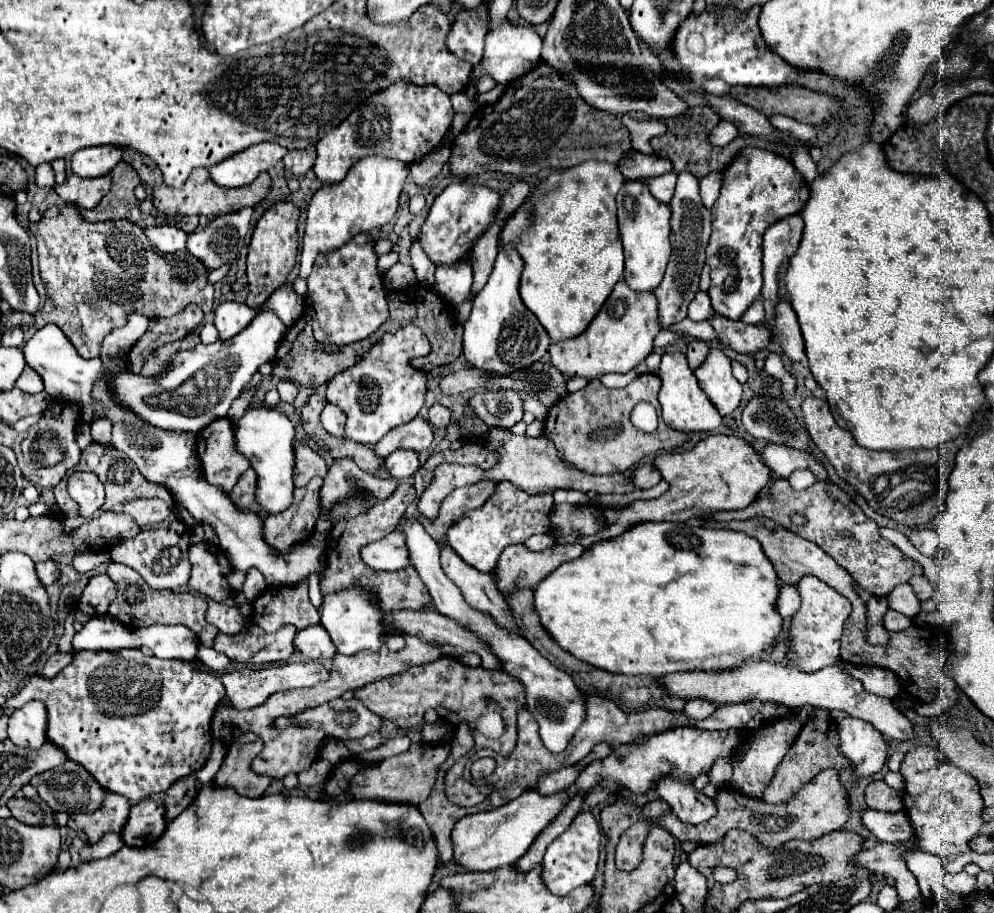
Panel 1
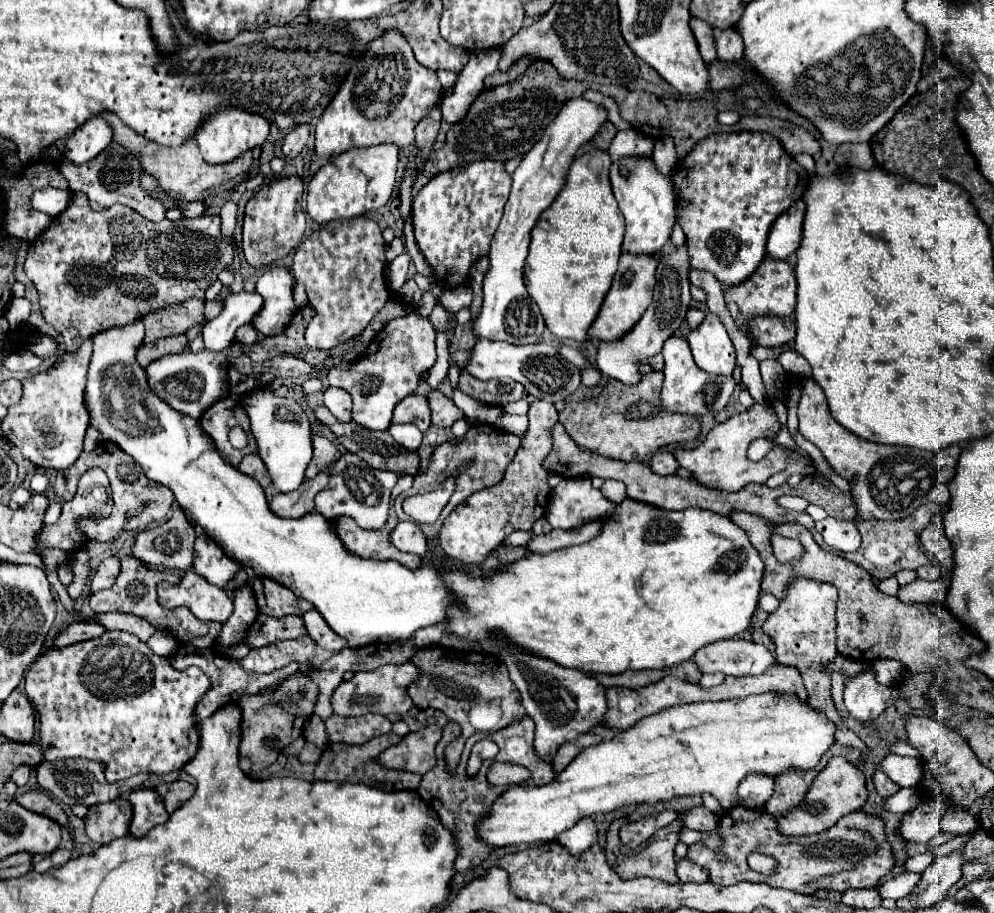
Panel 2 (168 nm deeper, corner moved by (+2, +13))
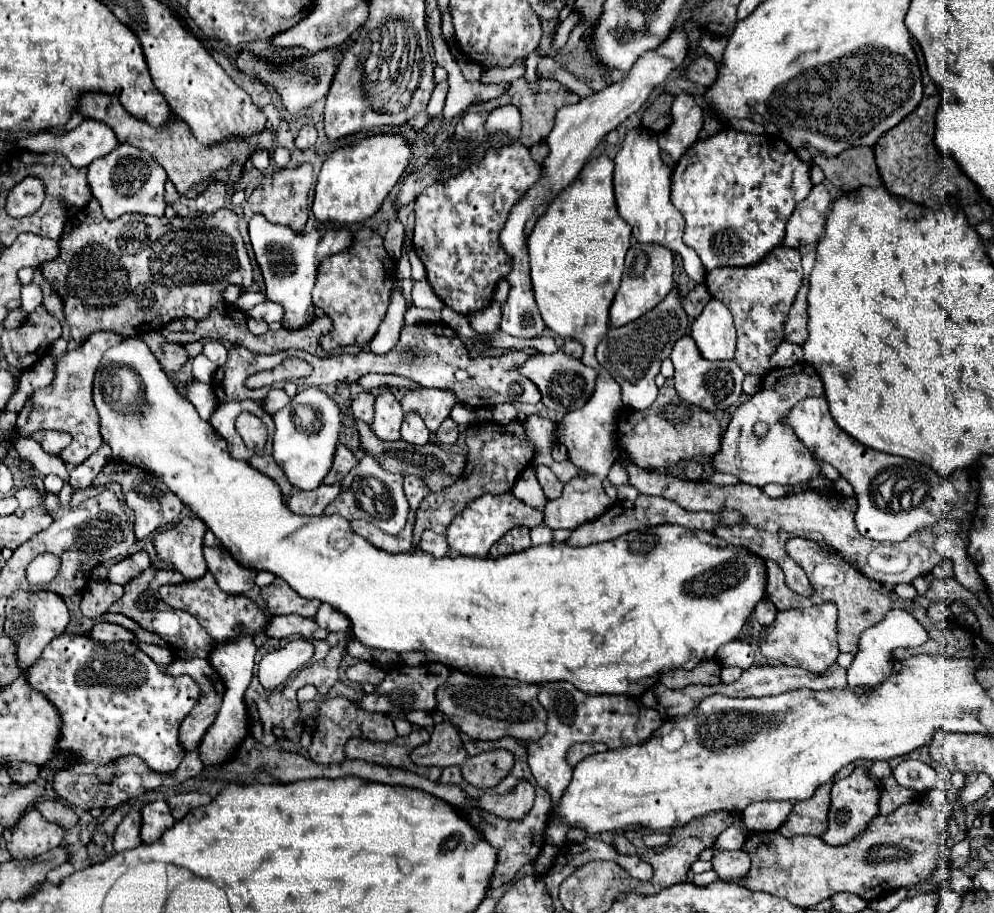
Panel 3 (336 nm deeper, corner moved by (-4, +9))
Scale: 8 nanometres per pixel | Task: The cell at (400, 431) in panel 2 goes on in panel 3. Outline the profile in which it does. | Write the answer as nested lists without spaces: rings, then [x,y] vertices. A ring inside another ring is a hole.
[[[415,413],[405,415],[401,425],[401,439],[409,441],[411,445],[425,445],[429,441],[429,429],[425,427],[423,419]]]

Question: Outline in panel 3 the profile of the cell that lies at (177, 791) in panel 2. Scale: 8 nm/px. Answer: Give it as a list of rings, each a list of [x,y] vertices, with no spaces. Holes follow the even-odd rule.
[[[179,793],[179,795],[173,795],[173,797],[167,799],[167,803],[171,807],[171,815],[177,821],[183,819],[191,809],[207,805],[209,801],[211,801],[211,797],[203,795],[203,793]]]

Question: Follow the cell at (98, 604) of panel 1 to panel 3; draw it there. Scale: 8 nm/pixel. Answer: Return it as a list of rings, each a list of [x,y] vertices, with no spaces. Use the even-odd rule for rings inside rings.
[[[139,551],[115,565],[109,567],[109,575],[105,579],[105,583],[117,583],[117,585],[125,585],[127,581],[131,581],[133,577],[137,577],[143,569],[149,567],[149,555],[145,551]]]

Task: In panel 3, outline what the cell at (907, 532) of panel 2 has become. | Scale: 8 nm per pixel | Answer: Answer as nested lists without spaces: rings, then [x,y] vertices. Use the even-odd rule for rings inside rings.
[[[627,463],[627,475],[629,475],[629,485],[633,485],[639,493],[643,495],[659,495],[669,501],[675,501],[679,507],[687,511],[715,511],[723,513],[727,509],[735,509],[743,515],[743,523],[739,525],[723,525],[719,523],[715,527],[715,533],[725,539],[729,545],[735,547],[745,547],[751,553],[759,555],[761,559],[773,559],[779,563],[787,577],[789,589],[795,593],[809,597],[811,595],[811,585],[805,575],[805,571],[787,555],[785,551],[785,541],[789,537],[805,537],[811,541],[819,541],[821,547],[829,547],[831,553],[841,555],[849,565],[859,569],[865,577],[875,579],[879,583],[911,583],[919,575],[927,575],[939,561],[941,555],[935,551],[935,539],[945,533],[945,531],[957,531],[959,523],[967,519],[967,515],[959,509],[949,511],[943,515],[935,525],[929,525],[927,529],[915,531],[909,539],[903,543],[879,543],[863,537],[853,521],[857,503],[853,497],[833,497],[831,493],[821,495],[819,491],[801,491],[793,495],[785,495],[779,499],[771,499],[763,493],[759,487],[751,487],[745,483],[731,485],[731,487],[719,487],[703,481],[687,481],[679,479],[667,473],[657,473],[657,471],[645,471],[639,469],[633,463]]]

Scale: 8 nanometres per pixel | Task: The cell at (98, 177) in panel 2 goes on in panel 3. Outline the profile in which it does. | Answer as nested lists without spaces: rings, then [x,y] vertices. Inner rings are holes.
[[[123,143],[111,155],[95,159],[87,167],[87,181],[91,195],[99,201],[107,219],[117,219],[123,213],[145,213],[155,217],[163,217],[165,213],[167,203],[163,199],[163,185],[167,181],[167,173],[149,153],[133,145]]]

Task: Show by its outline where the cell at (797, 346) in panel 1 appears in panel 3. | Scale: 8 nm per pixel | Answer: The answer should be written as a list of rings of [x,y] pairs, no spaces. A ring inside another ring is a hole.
[[[785,245],[775,247],[769,257],[759,261],[759,265],[743,269],[713,269],[705,273],[705,285],[709,293],[723,301],[733,315],[737,329],[735,363],[739,363],[747,375],[763,377],[767,371],[771,371],[769,357],[783,341],[783,323],[801,287],[801,279],[801,255],[797,249]]]

